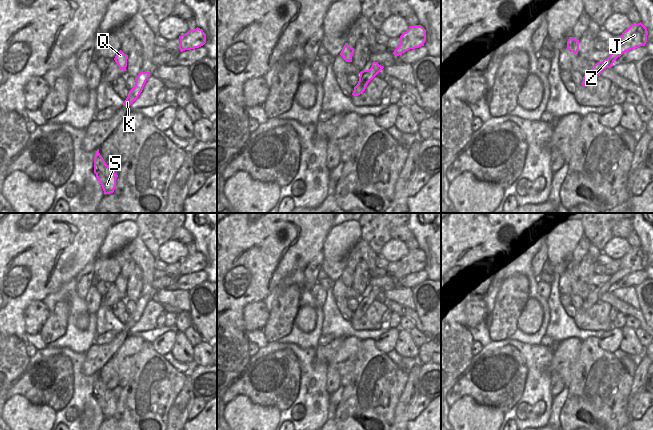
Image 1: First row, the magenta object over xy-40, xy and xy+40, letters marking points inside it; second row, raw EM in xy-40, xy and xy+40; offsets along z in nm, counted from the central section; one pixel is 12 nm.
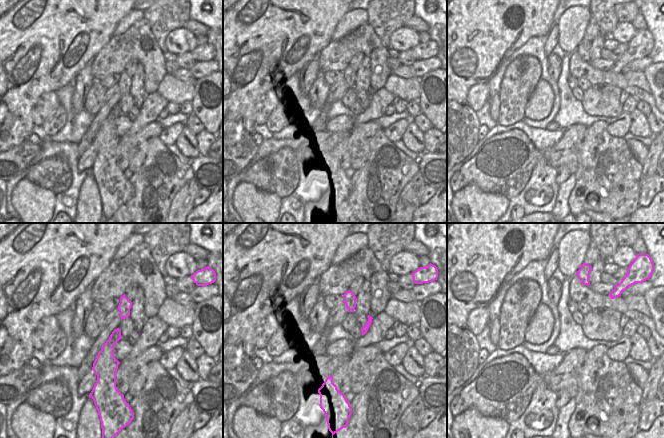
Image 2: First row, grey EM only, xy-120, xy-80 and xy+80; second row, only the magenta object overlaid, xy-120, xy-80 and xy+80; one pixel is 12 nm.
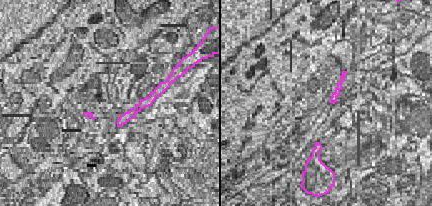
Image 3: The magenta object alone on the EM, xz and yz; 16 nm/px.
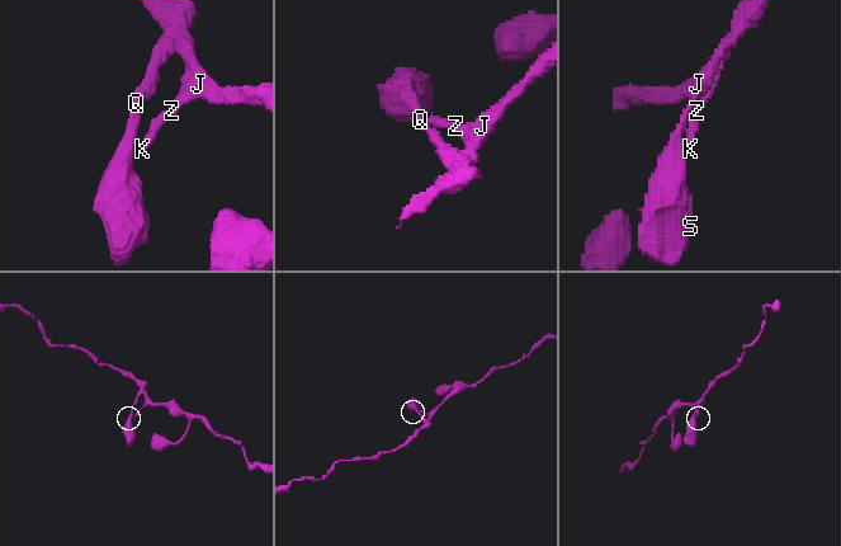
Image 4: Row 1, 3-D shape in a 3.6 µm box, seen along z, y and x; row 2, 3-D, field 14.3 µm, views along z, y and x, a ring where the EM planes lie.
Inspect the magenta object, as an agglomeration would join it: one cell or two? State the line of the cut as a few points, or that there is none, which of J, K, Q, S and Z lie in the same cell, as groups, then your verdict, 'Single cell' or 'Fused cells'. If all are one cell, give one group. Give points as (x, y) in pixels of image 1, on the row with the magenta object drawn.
No split. Groups: J K Q S Z. Single cell

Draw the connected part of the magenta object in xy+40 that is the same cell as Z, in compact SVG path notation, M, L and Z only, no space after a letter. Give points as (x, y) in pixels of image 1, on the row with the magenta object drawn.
M641 22L638 24L631 24L620 36L619 46L614 49L610 56L603 62L597 62L583 77L581 84L589 86L598 76L600 76L604 69L611 68L614 61L623 53L640 46L645 46L647 35L647 28Z

